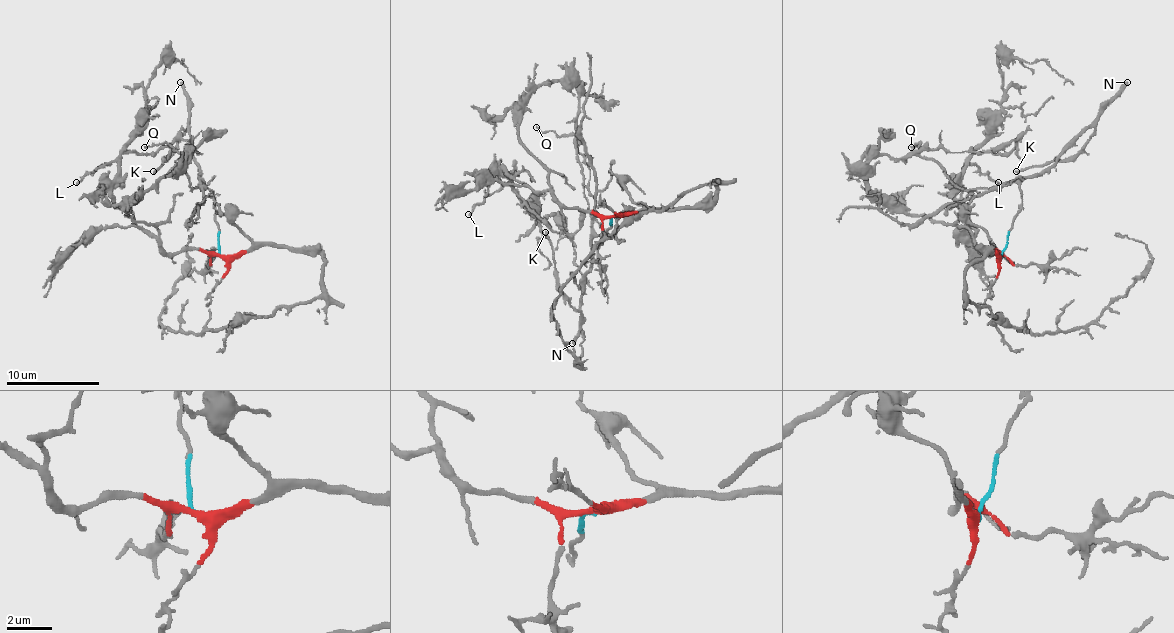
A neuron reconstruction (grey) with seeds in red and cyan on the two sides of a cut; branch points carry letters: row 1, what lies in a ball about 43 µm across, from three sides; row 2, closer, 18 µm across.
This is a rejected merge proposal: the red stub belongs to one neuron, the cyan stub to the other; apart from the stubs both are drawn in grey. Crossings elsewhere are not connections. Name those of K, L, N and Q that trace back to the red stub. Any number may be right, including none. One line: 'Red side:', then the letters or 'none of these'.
Red side: L, Q

